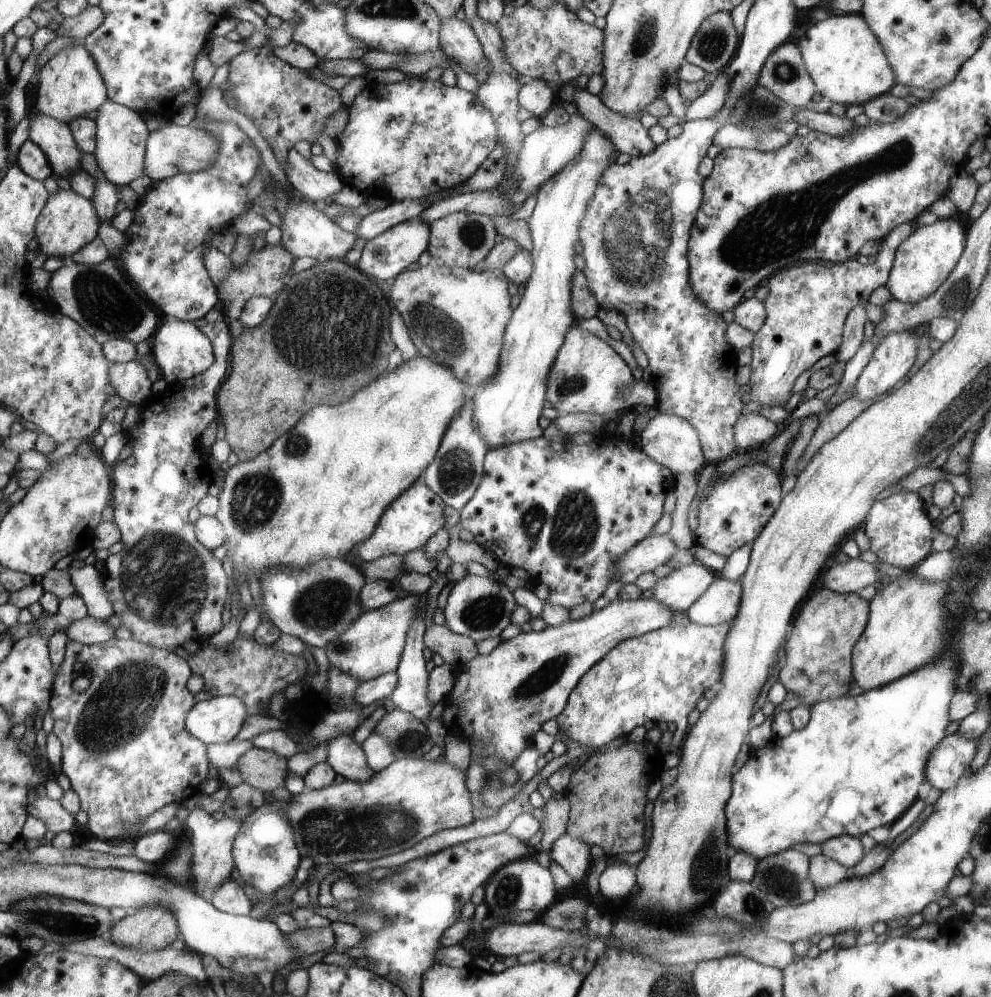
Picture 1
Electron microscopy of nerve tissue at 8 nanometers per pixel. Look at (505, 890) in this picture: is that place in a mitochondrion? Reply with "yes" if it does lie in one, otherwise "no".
yes

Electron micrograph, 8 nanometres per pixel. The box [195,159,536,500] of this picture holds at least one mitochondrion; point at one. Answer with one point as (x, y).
(312, 346)

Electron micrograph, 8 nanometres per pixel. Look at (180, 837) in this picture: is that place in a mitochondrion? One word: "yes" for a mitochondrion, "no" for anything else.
no

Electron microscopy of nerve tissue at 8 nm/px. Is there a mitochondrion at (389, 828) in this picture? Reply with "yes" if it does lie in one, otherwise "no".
yes

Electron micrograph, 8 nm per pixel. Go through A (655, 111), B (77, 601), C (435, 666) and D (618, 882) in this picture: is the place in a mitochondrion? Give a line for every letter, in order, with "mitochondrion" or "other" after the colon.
A: other
B: other
C: other
D: other

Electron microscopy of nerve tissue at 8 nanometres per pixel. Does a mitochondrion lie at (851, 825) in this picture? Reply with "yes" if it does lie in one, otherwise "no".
no

